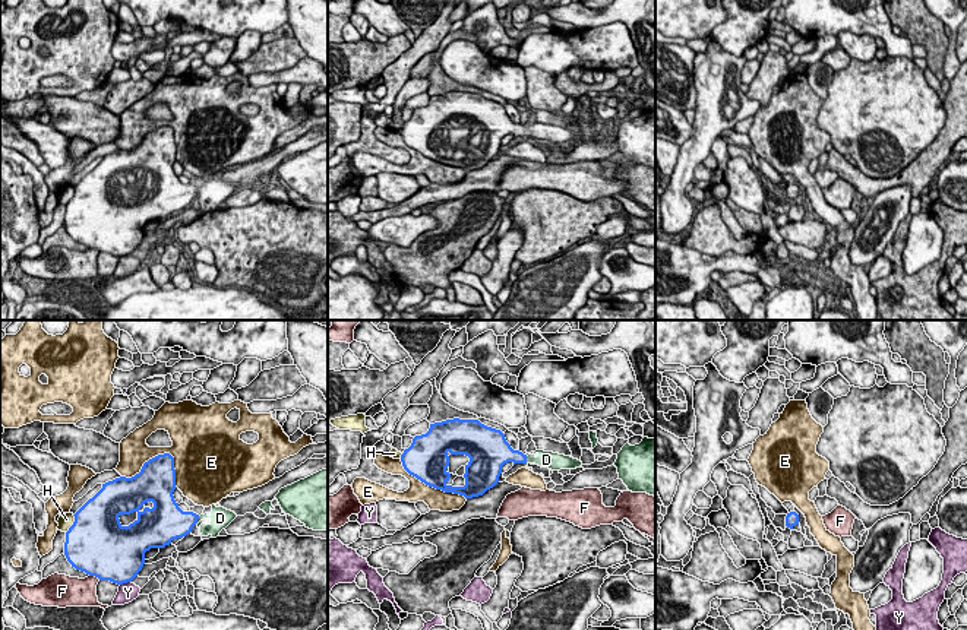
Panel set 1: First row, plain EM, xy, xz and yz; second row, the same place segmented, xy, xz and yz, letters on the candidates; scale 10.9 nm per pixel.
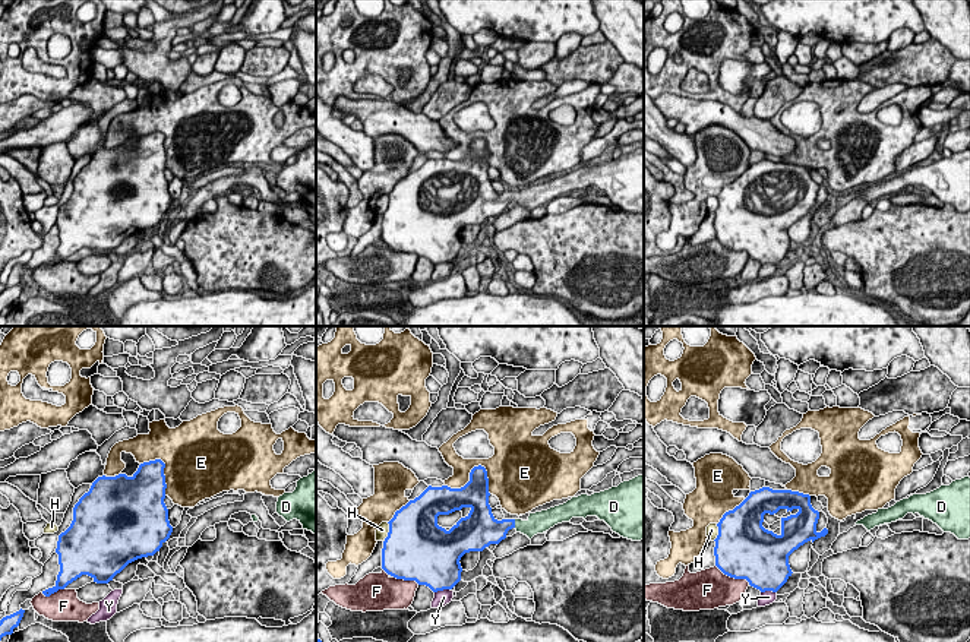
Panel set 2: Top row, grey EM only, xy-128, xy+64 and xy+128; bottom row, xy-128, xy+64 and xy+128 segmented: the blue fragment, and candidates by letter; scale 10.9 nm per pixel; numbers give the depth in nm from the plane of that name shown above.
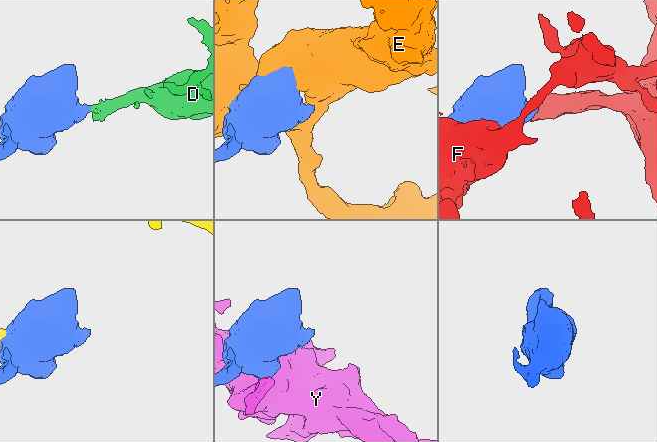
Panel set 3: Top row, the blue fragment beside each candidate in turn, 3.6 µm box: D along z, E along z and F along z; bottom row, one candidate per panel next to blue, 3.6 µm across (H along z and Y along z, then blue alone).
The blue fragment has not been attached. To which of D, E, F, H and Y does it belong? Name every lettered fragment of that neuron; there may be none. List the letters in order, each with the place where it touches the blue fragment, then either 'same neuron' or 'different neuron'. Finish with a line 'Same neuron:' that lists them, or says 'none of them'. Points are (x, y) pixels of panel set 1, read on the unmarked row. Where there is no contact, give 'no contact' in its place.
D: contact xy (198, 190); same neuron
E: contact xy (161, 127); different neuron
F: contact xy (95, 249); different neuron
H: contact xy (73, 196); different neuron
Y: contact xy (125, 255); different neuron
Same neuron: D

